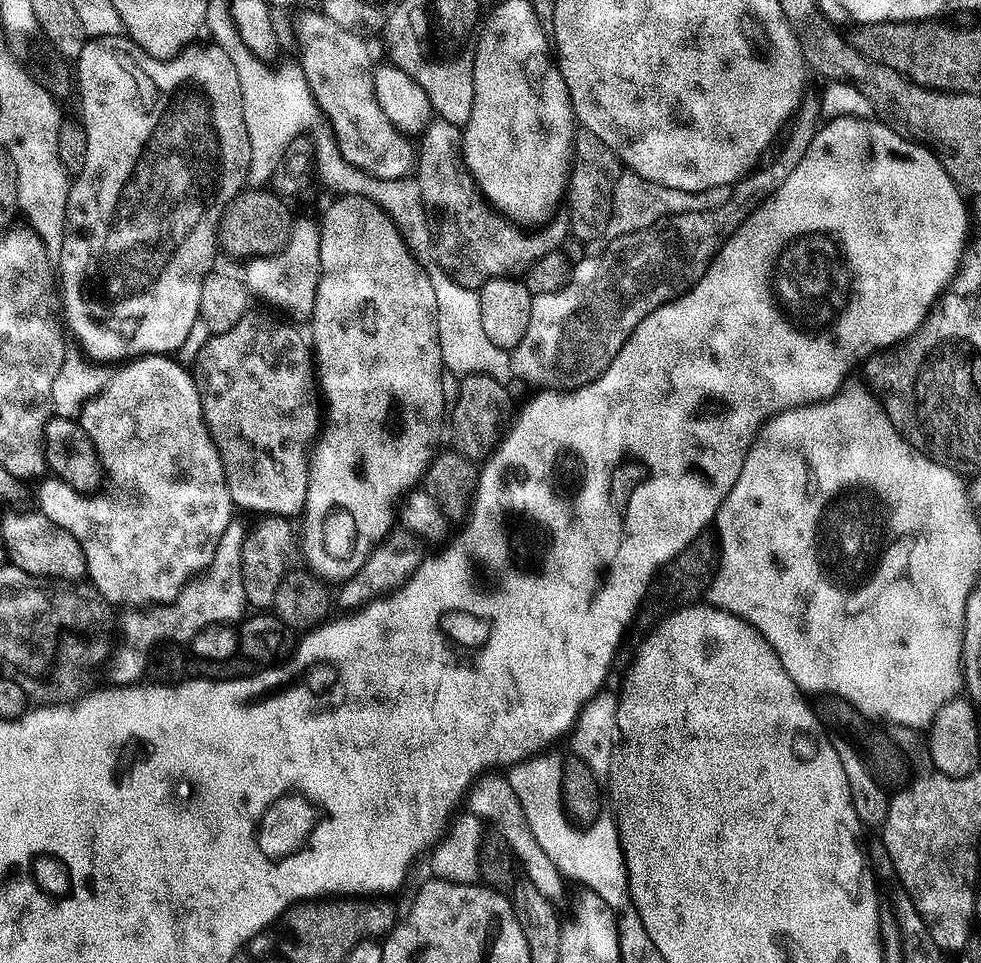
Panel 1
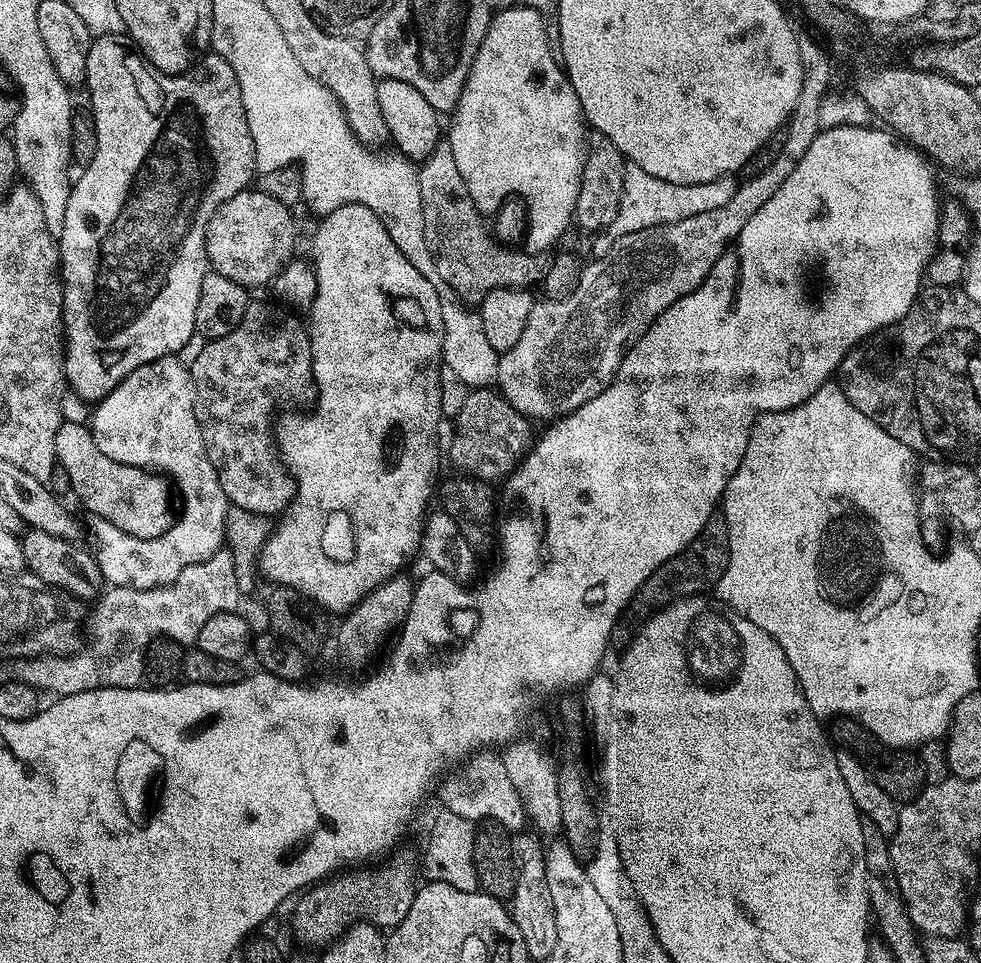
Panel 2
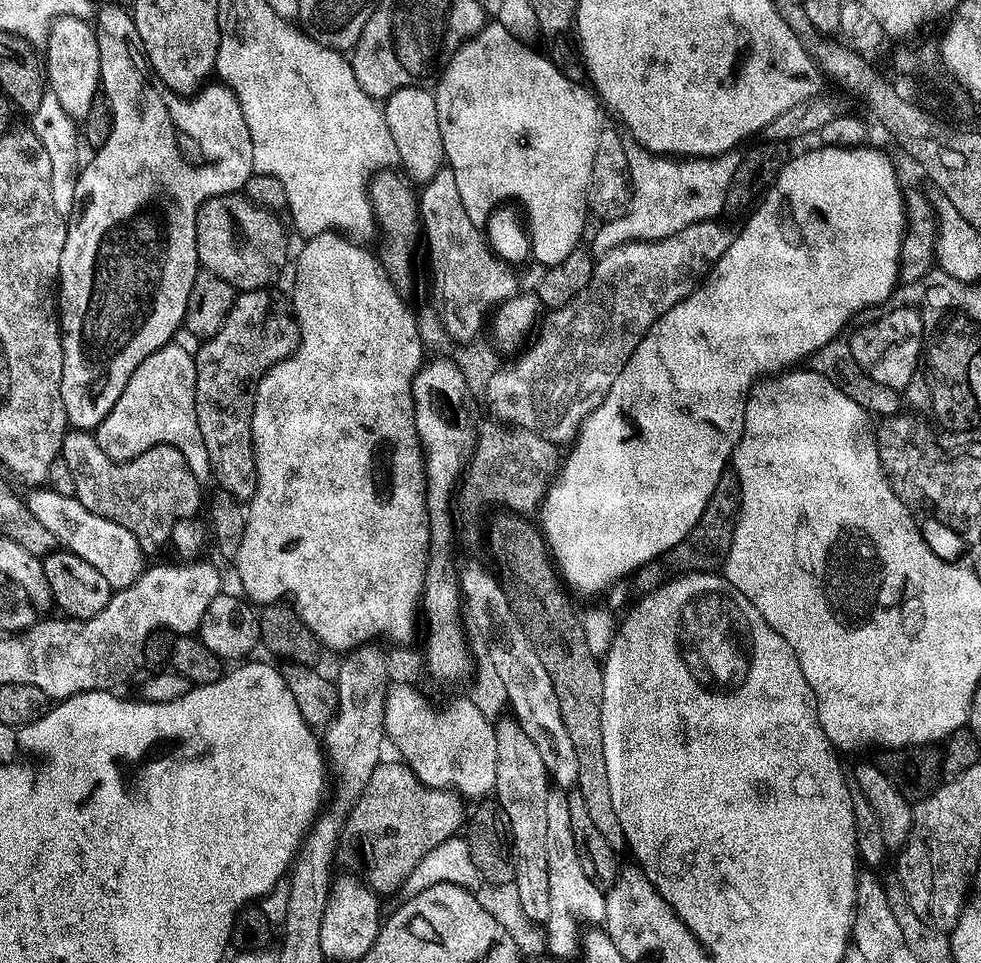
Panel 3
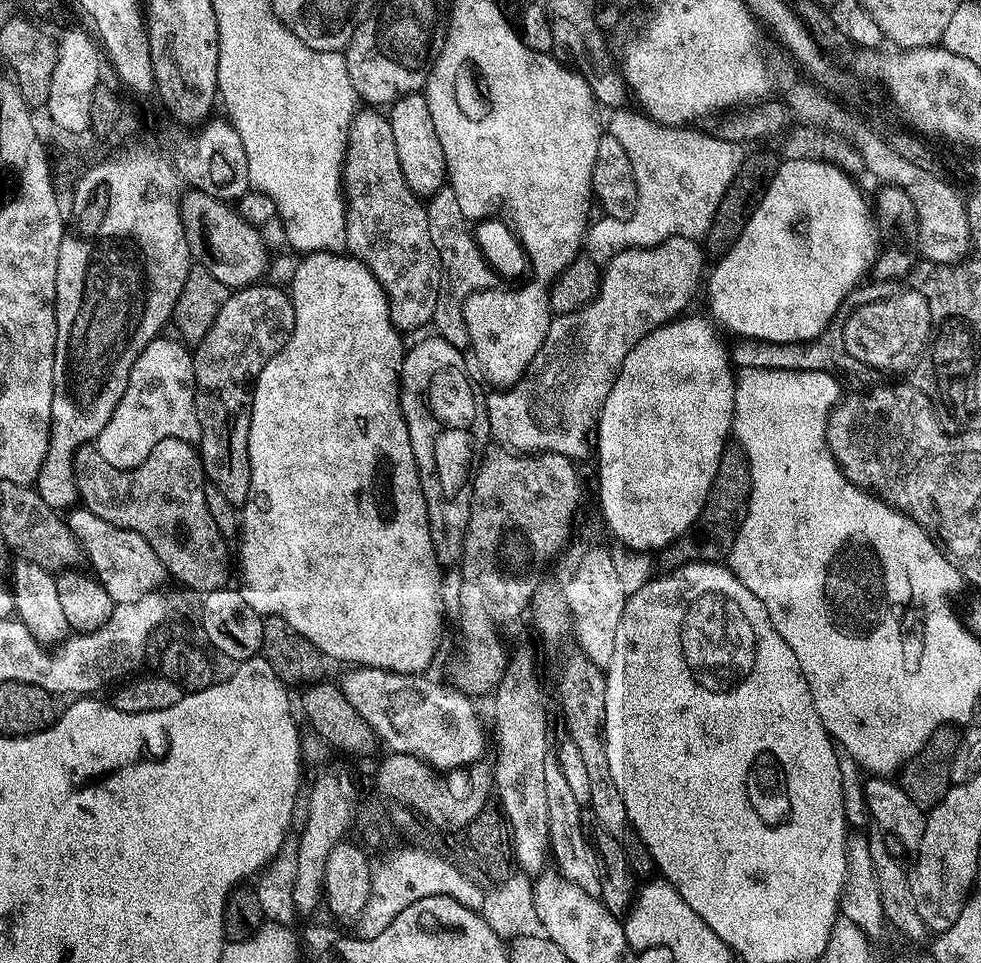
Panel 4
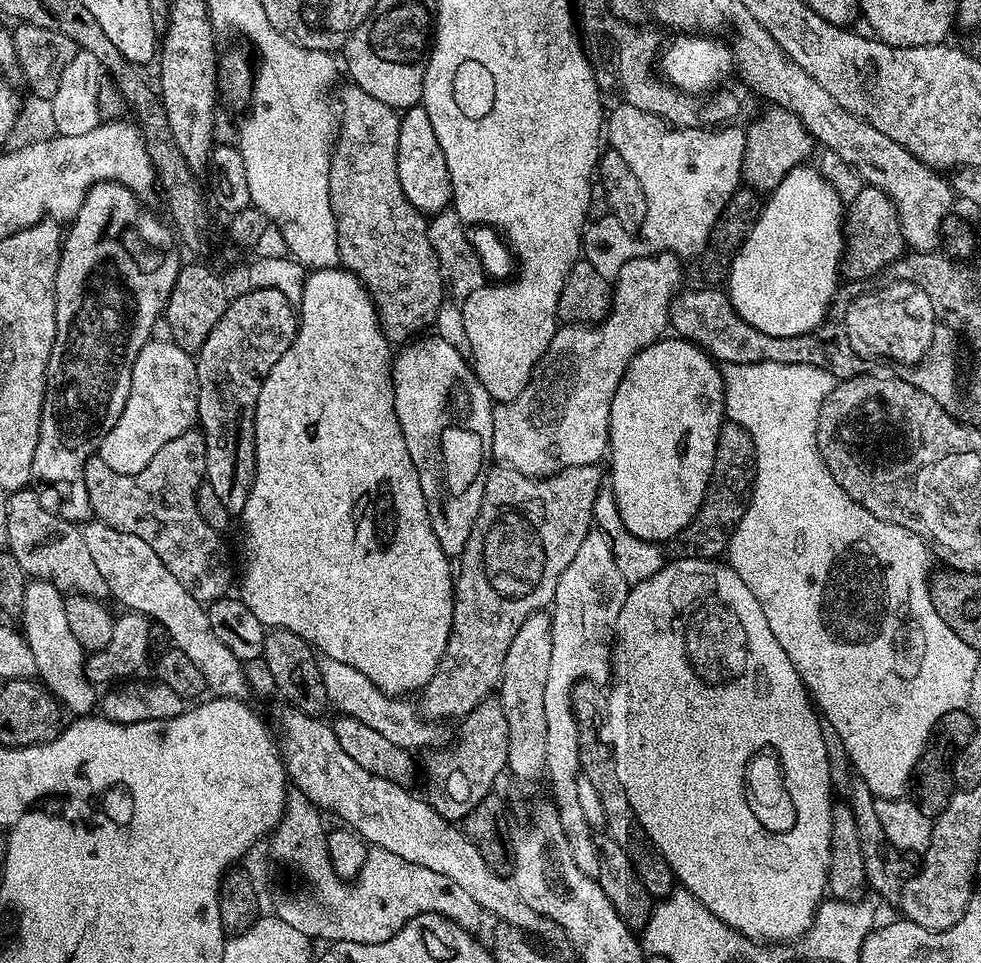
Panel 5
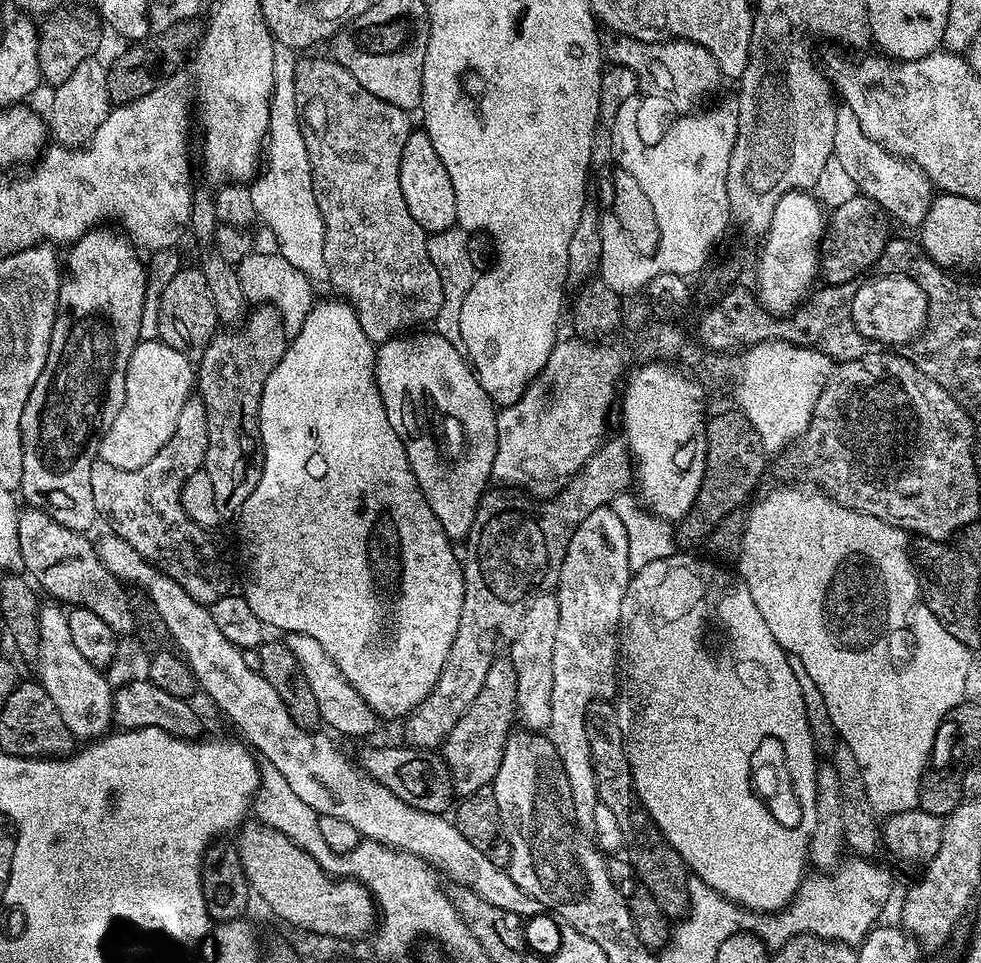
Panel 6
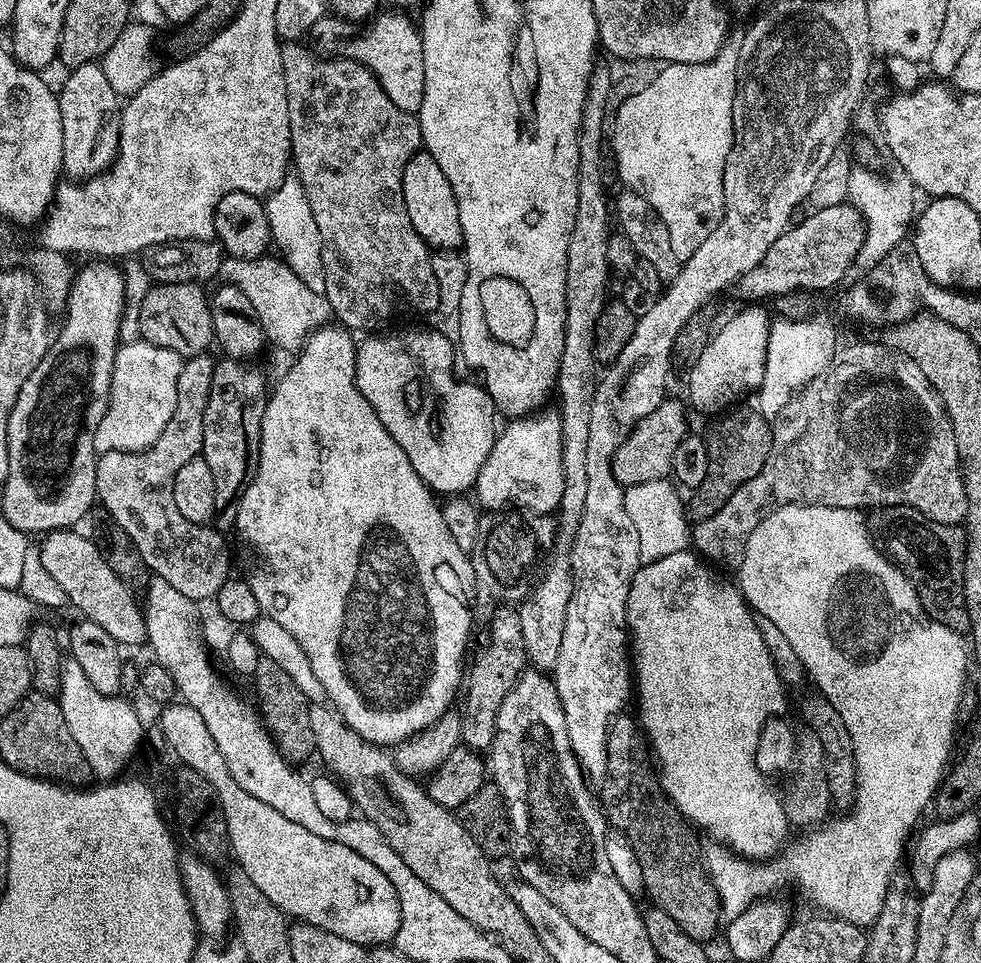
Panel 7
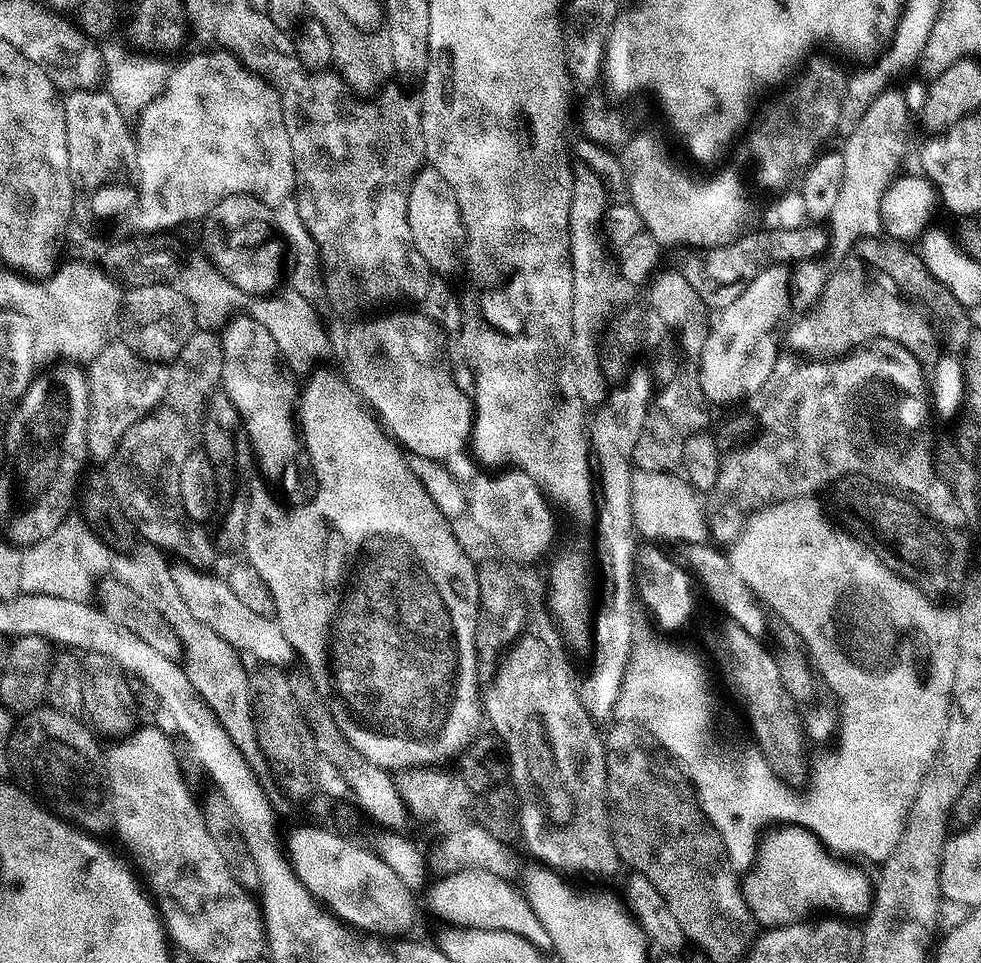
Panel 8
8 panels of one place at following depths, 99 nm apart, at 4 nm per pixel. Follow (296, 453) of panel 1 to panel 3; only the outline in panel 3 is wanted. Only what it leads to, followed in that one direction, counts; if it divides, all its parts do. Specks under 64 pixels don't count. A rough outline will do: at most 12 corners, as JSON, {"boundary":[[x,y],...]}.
{"boundary":[[272,290],[240,292],[201,343],[196,413],[212,480],[256,493],[255,386],[300,327]]}

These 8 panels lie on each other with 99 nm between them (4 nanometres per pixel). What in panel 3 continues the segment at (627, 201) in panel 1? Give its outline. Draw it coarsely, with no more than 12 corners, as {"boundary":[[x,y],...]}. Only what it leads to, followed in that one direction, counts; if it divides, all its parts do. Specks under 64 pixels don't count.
{"boundary":[[626,143],[630,199],[597,257],[725,211],[741,153],[667,158]]}

